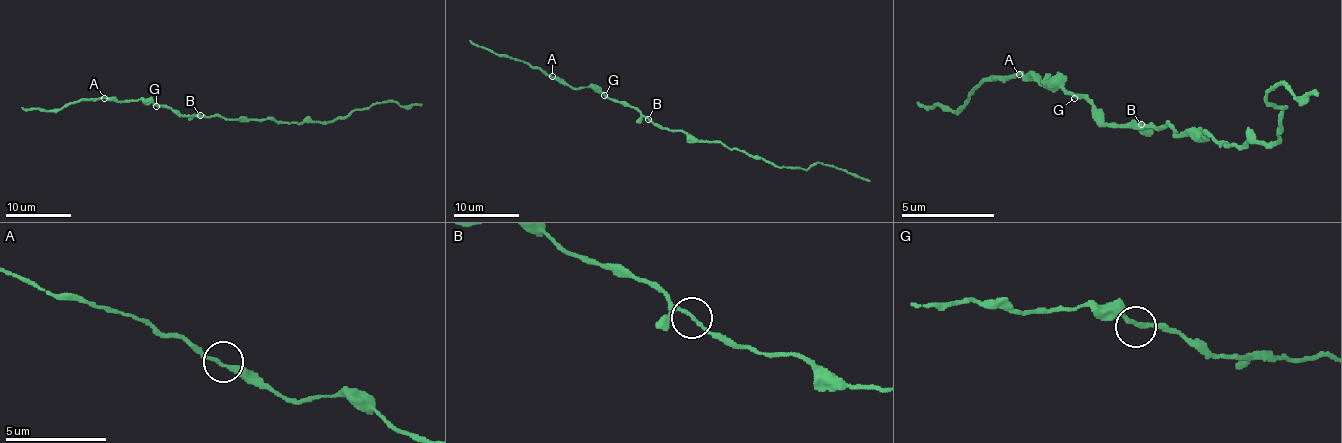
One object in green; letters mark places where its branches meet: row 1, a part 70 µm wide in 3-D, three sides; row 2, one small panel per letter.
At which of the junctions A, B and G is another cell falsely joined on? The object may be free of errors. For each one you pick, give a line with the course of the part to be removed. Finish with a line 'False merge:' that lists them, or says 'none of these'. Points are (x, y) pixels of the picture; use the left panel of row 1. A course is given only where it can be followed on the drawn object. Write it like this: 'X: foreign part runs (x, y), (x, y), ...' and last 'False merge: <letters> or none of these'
False merge: none of these

